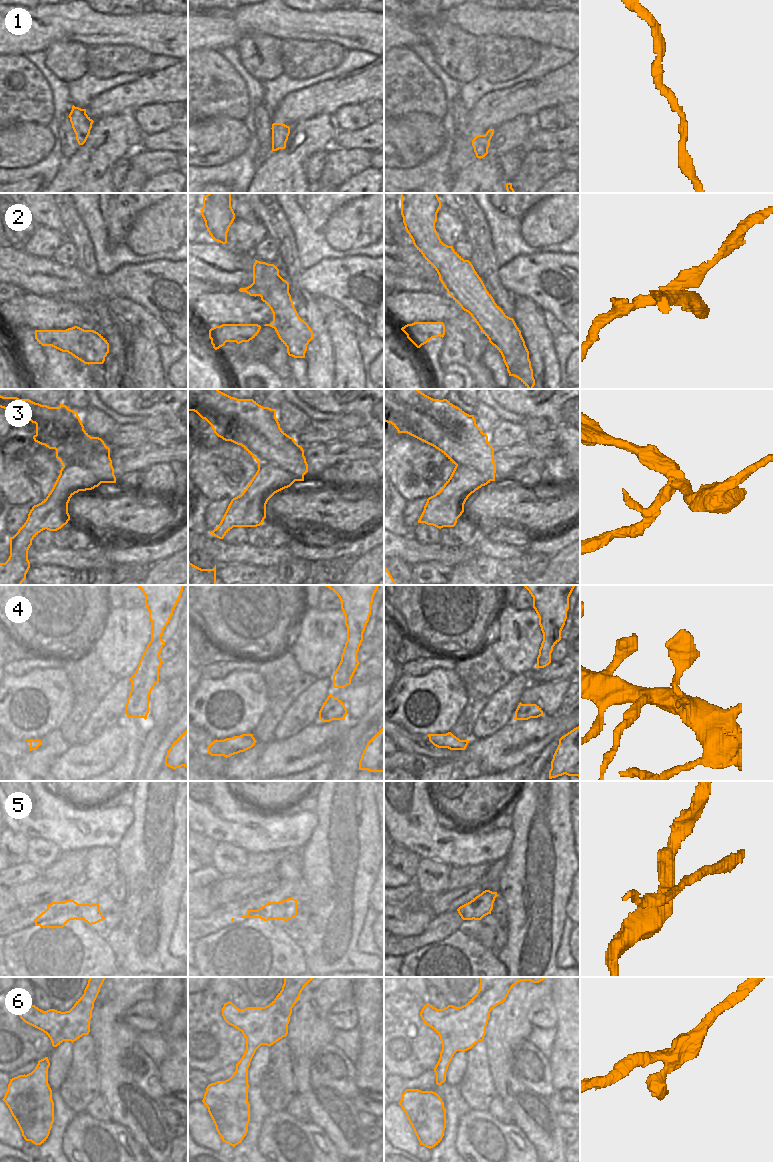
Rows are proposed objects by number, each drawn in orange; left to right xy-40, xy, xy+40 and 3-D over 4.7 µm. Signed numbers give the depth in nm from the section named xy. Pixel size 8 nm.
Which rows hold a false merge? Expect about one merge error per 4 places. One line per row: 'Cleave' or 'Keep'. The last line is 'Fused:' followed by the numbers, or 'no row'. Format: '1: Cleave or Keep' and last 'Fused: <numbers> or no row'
1: Keep
2: Cleave
3: Cleave
4: Keep
5: Cleave
6: Keep
Fused: 2, 3, 5

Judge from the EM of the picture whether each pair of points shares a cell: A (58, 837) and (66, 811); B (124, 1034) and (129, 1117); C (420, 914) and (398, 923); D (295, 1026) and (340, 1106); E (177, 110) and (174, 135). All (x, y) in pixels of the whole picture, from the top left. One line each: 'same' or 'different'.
A: different
B: same
C: same
D: same
E: different

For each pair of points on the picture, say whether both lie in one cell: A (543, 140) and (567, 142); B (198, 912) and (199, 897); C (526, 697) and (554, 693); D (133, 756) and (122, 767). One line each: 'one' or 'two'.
A: one
B: two
C: one
D: one

